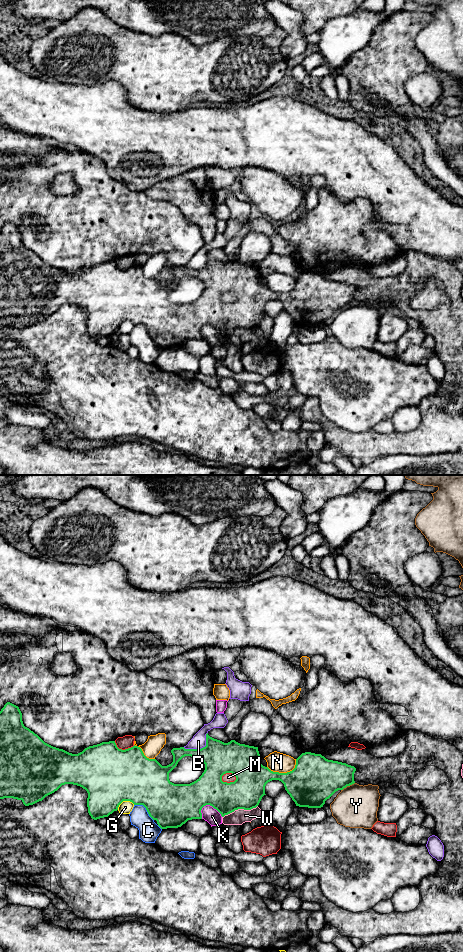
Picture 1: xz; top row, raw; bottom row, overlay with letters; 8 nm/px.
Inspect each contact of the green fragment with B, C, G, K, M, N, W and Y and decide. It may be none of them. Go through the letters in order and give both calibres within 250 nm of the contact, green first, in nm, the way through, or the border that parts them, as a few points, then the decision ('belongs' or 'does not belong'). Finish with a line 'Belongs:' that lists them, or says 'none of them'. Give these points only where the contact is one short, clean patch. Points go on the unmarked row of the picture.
B: 260/120 nm | along xz (207, 252), (204, 266), (200, 268), (183, 267) | does not belong
C: 380/160 nm | does not belong
G: 460/100 nm | does not belong
K: 300/120 nm | does not belong
M: 260/80 nm | does not belong
N: 380/160 nm | does not belong
W: 260/120 nm | does not belong
Y: 360/340 nm | does not belong
Belongs: none of them

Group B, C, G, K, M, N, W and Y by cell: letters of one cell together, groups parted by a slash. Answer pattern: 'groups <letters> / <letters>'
groups B / C / G / K / M / N / W / Y

